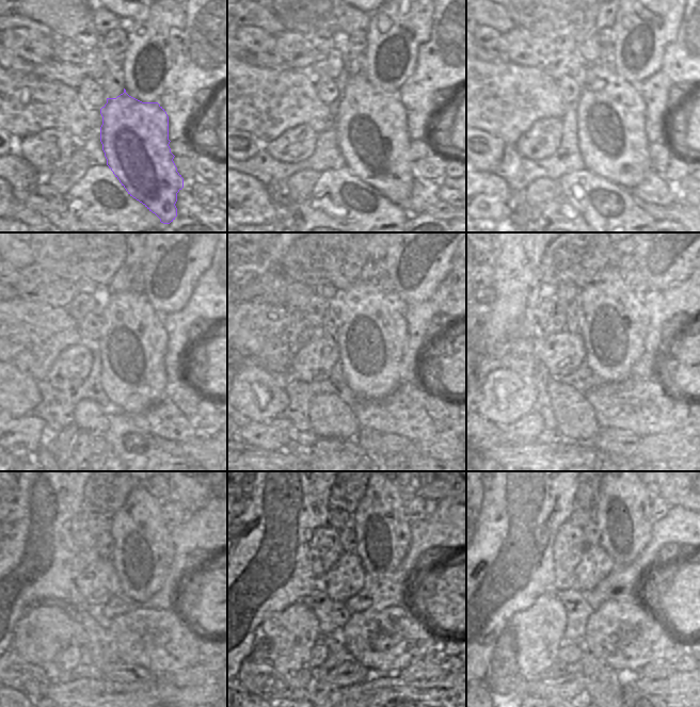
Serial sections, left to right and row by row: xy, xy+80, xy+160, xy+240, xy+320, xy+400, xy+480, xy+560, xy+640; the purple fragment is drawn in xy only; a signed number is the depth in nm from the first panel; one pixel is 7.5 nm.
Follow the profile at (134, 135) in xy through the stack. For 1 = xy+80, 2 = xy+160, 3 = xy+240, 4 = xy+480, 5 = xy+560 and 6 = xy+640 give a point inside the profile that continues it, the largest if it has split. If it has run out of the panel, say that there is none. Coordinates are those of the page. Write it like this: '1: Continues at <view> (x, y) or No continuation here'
1: Continues at xy+80 (371, 124)
2: Continues at xy+160 (610, 115)
3: Continues at xy+240 (133, 342)
4: Continues at xy+480 (143, 553)
5: Continues at xy+560 (382, 531)
6: Continues at xy+640 (625, 524).

